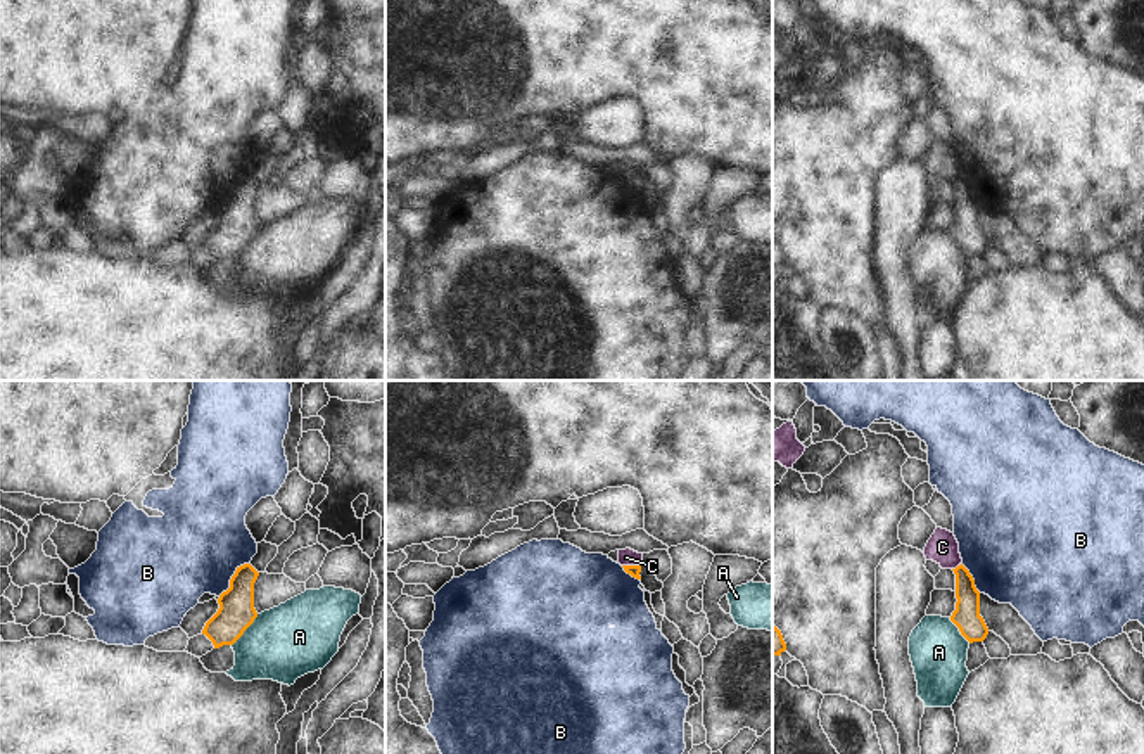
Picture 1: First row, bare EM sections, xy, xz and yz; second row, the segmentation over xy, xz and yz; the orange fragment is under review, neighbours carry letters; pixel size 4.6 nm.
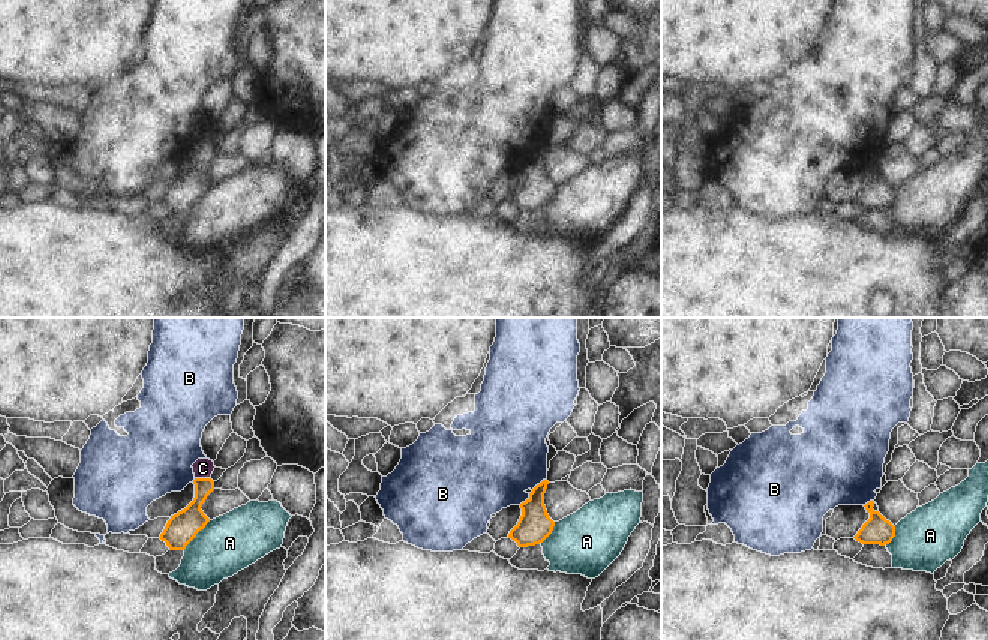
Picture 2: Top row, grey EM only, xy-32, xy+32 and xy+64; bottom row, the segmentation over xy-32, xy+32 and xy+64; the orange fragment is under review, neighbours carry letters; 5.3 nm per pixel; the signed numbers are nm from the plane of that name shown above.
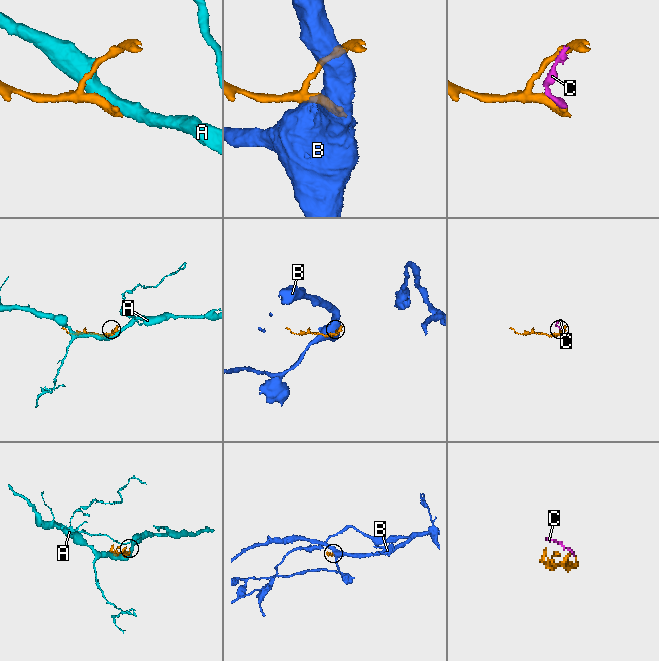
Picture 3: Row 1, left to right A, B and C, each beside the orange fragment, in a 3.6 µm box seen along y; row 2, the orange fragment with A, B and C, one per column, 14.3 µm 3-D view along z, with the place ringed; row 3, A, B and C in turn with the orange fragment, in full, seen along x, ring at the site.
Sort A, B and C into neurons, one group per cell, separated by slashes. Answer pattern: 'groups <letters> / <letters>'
groups A / B / C

